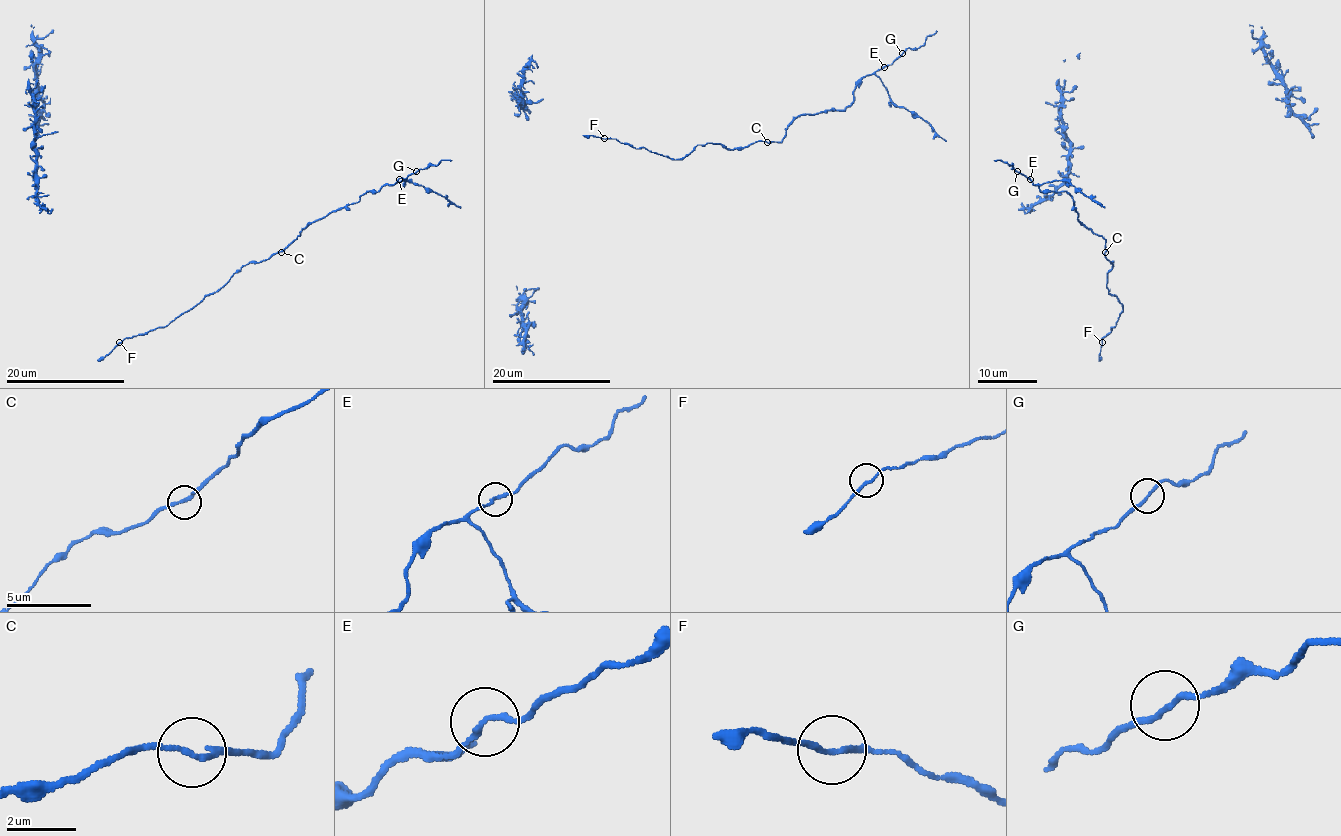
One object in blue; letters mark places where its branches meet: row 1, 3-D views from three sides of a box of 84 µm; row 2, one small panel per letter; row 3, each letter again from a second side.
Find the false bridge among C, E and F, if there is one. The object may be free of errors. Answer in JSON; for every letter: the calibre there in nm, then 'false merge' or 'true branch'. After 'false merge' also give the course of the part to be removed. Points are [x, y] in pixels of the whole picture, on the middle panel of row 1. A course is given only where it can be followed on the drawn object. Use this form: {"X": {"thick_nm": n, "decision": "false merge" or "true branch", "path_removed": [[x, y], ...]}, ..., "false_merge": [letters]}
{"C": {"thick_nm": 160, "decision": "true branch"}, "E": {"thick_nm": 160, "decision": "true branch"}, "F": {"thick_nm": 150, "decision": "true branch"}, "false_merge": []}

